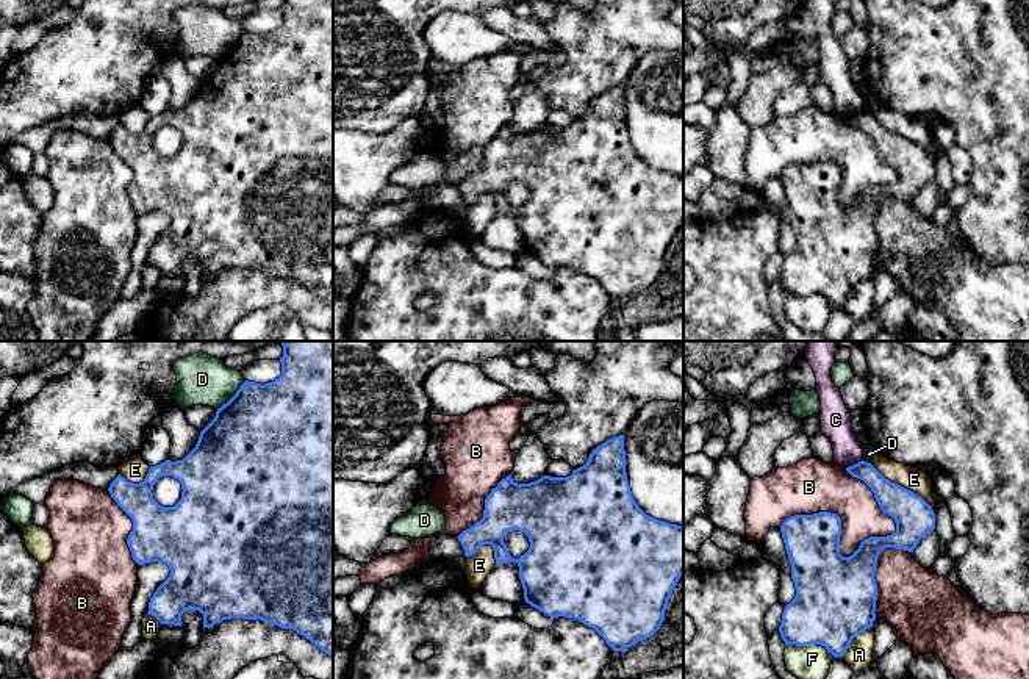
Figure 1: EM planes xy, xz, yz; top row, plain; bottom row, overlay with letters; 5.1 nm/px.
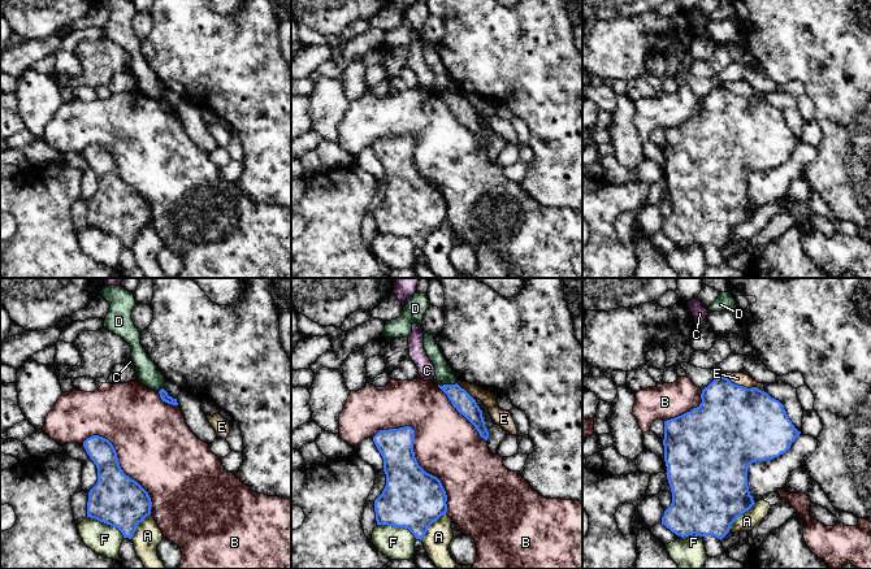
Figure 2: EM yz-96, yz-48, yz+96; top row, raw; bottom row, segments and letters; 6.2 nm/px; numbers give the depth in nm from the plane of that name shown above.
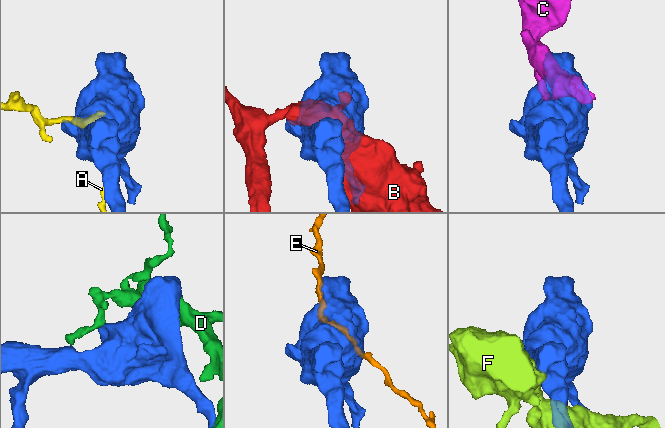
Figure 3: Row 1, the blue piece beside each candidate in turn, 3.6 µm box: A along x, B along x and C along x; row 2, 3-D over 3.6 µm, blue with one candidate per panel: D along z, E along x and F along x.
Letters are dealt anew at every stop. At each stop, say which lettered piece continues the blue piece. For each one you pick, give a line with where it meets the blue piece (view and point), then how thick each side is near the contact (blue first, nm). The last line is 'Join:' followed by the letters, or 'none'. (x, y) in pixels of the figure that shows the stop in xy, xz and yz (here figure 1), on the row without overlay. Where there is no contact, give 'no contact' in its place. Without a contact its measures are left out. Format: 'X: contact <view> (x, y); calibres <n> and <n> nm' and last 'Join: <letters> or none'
Join: none

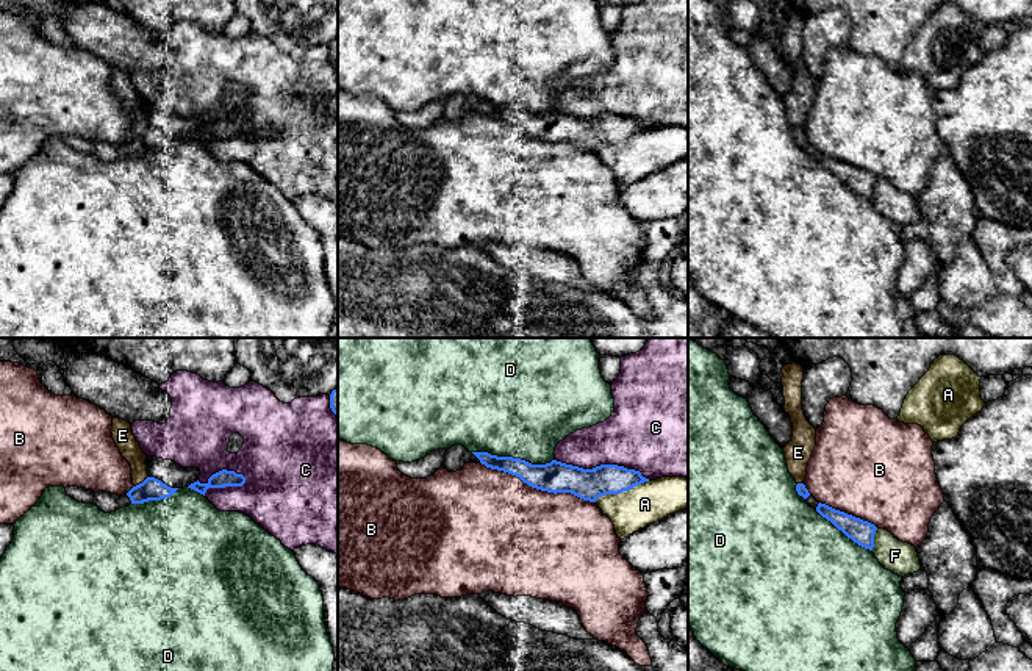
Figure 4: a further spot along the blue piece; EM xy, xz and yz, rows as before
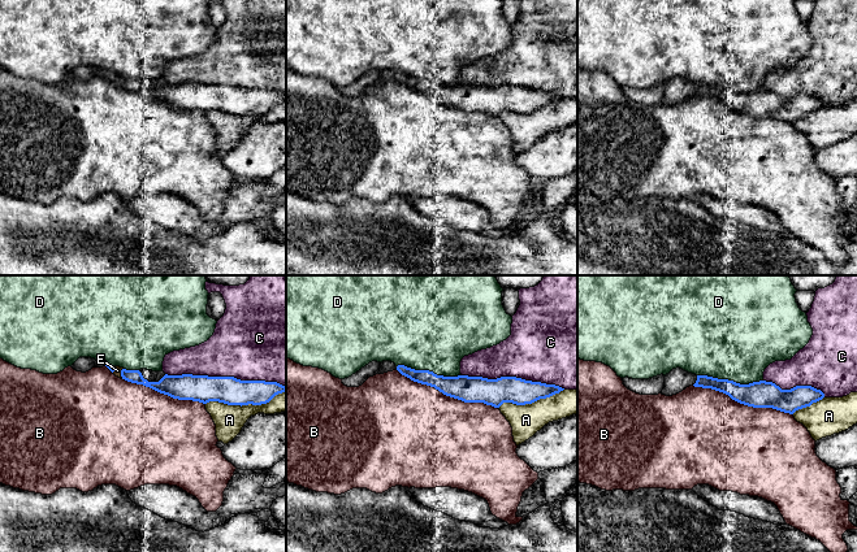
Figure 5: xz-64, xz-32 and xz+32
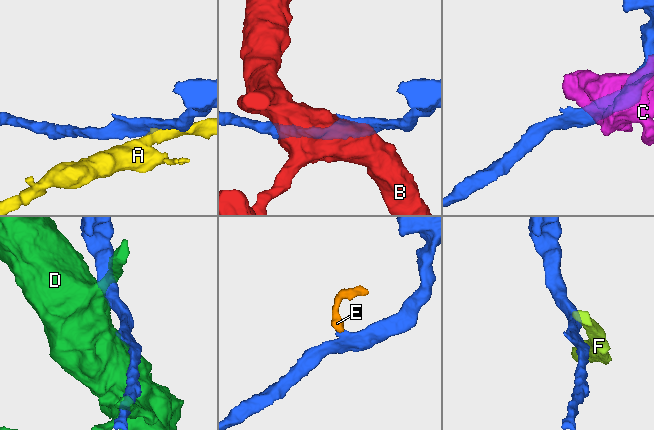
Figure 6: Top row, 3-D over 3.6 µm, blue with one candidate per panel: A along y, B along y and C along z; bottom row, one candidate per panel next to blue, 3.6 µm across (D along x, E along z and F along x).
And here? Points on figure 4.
E: contact xy (143, 132); calibres 120 and 110 nm
Join: E

